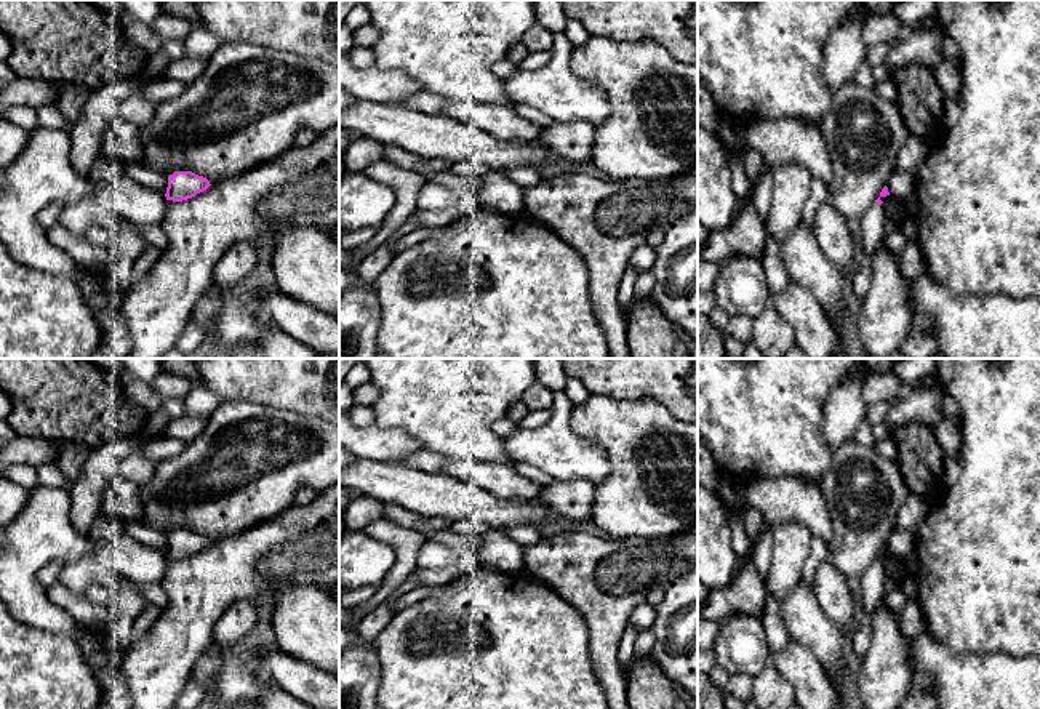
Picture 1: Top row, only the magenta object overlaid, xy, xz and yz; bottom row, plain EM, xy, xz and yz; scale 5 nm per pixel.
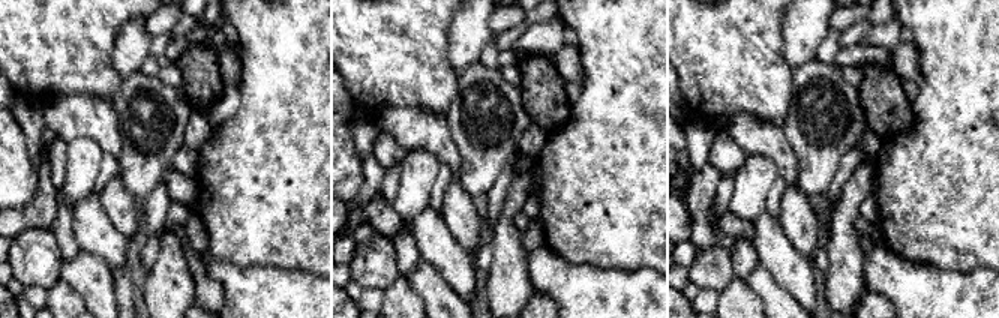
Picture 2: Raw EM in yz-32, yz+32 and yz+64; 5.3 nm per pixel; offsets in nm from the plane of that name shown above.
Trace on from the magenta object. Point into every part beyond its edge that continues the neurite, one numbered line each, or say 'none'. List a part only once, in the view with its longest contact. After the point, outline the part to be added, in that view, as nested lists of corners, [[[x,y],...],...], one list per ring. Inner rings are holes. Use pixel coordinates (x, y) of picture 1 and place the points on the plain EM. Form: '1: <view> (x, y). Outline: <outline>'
1: yz (872, 583). Outline: [[[880,555],[882,563],[874,563],[861,576],[861,608],[866,615],[872,615],[883,599],[886,571],[885,555]]]

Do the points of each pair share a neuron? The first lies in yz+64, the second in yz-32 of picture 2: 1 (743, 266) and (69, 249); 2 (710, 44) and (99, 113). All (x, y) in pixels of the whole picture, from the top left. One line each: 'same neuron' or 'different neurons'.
1: same neuron
2: different neurons

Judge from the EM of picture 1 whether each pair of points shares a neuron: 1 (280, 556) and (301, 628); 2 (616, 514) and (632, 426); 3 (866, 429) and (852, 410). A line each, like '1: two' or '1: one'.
1: two
2: one
3: two

